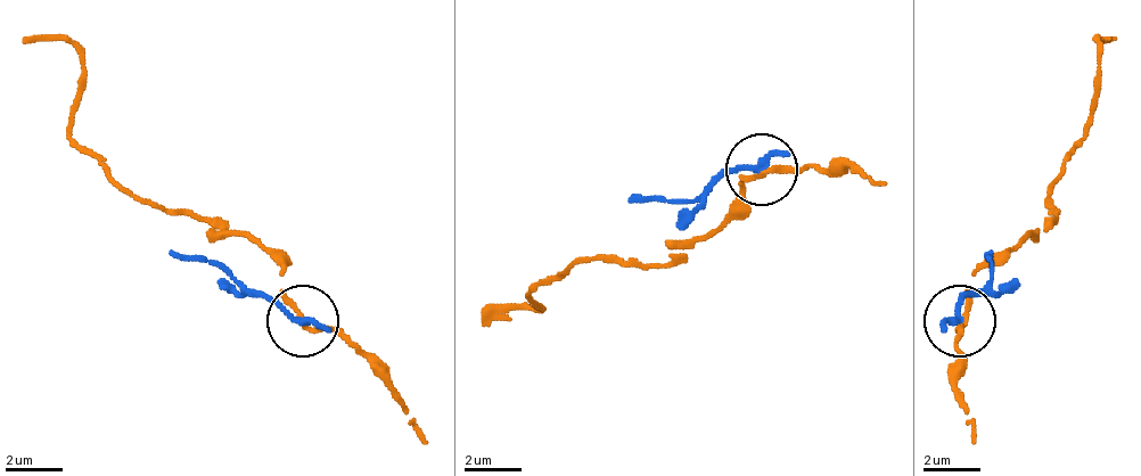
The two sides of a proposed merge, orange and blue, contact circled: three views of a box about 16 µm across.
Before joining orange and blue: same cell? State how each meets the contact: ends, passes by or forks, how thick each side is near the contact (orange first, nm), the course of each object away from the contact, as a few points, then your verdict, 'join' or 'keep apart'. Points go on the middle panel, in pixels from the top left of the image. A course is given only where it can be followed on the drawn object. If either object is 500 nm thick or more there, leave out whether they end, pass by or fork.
orange ends there; blue ends there; 240 nm thick on the orange side, 280 nm on the other; orange runs (763, 167), (741, 181), (741, 203), (713, 231), (663, 268), (577, 260), (527, 296), (541, 310), (484, 325); blue runs (763, 167), (735, 167), (691, 203), (628, 196); keep apart

